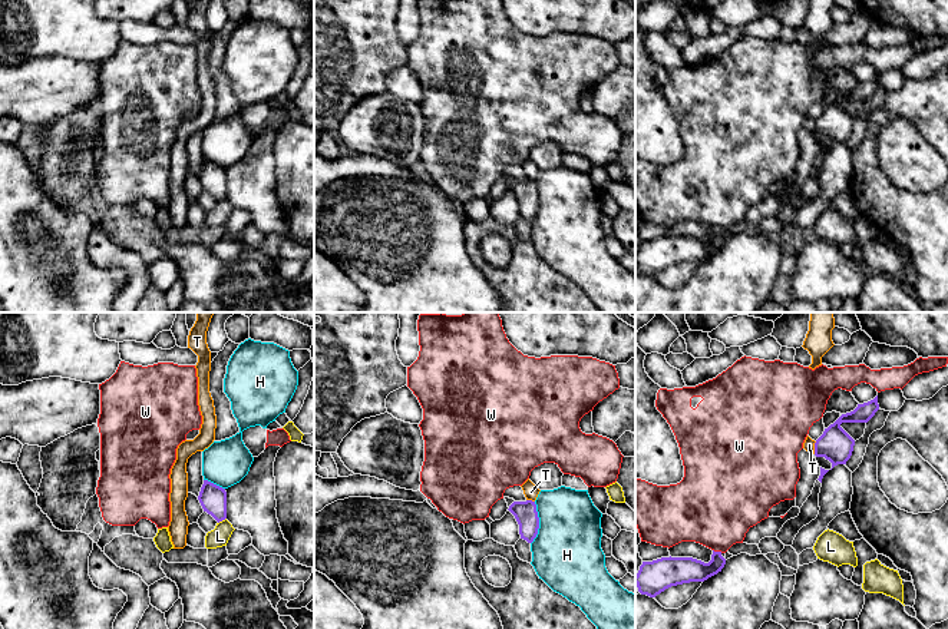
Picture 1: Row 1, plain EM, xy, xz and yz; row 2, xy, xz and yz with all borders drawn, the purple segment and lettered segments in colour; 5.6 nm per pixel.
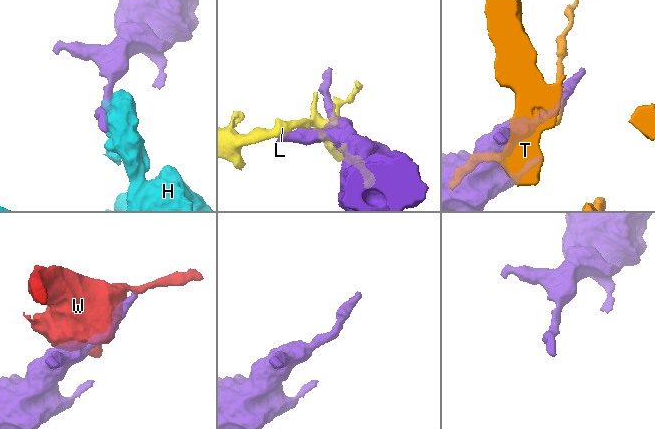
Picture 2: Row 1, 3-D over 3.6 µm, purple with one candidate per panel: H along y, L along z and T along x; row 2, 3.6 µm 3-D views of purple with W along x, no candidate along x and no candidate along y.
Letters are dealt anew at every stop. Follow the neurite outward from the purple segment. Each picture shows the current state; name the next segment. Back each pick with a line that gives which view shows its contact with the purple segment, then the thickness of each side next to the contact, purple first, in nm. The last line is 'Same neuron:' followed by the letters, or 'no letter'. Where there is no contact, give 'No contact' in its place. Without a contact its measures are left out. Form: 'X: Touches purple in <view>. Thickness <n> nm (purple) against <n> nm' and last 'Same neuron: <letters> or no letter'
Same neuron: no letter

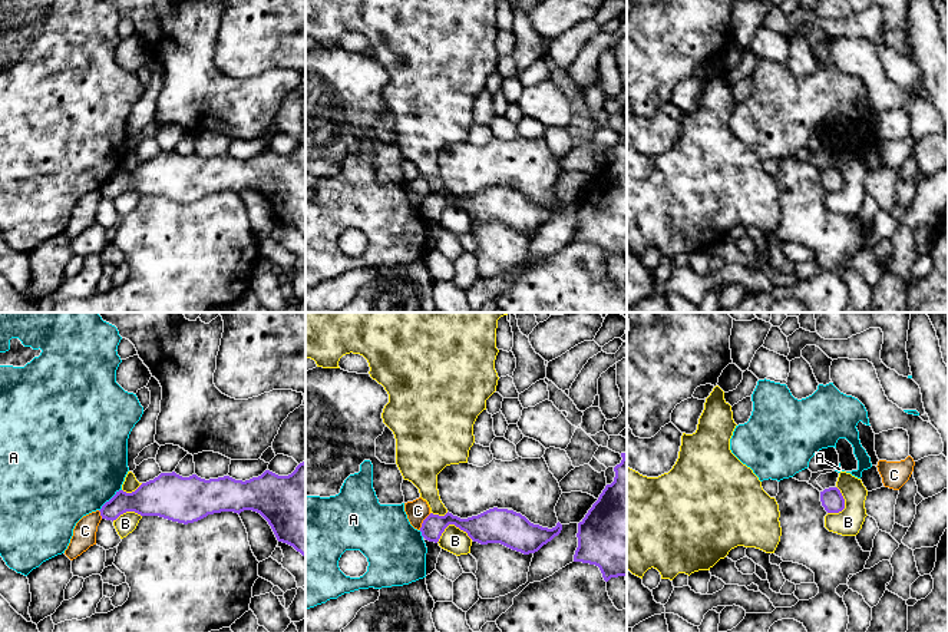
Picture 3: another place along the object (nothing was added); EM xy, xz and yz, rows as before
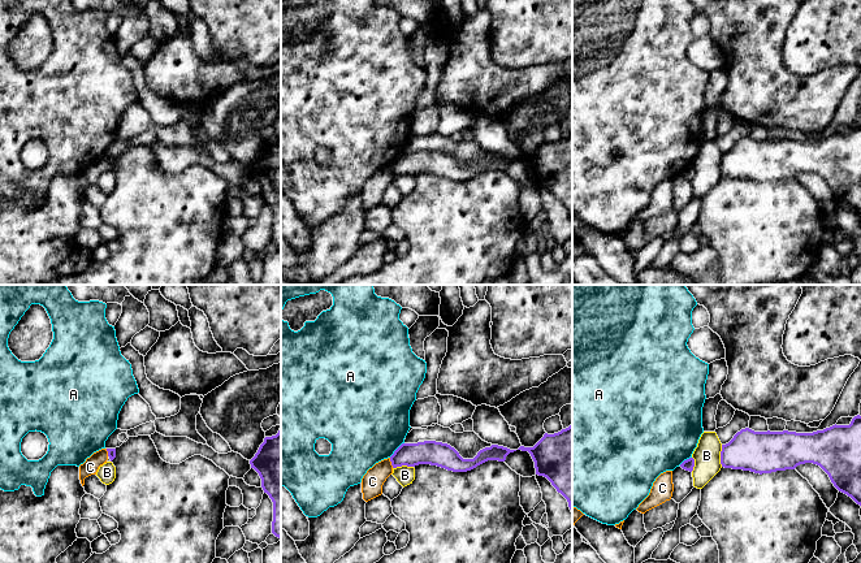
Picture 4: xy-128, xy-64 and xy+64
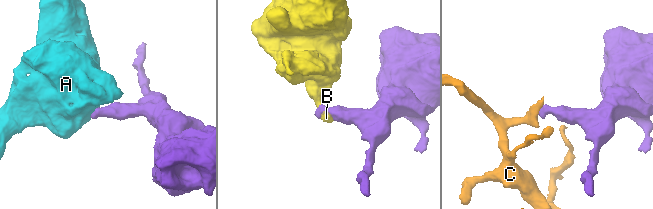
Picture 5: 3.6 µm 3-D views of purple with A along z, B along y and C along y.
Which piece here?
Same neuron: no letter

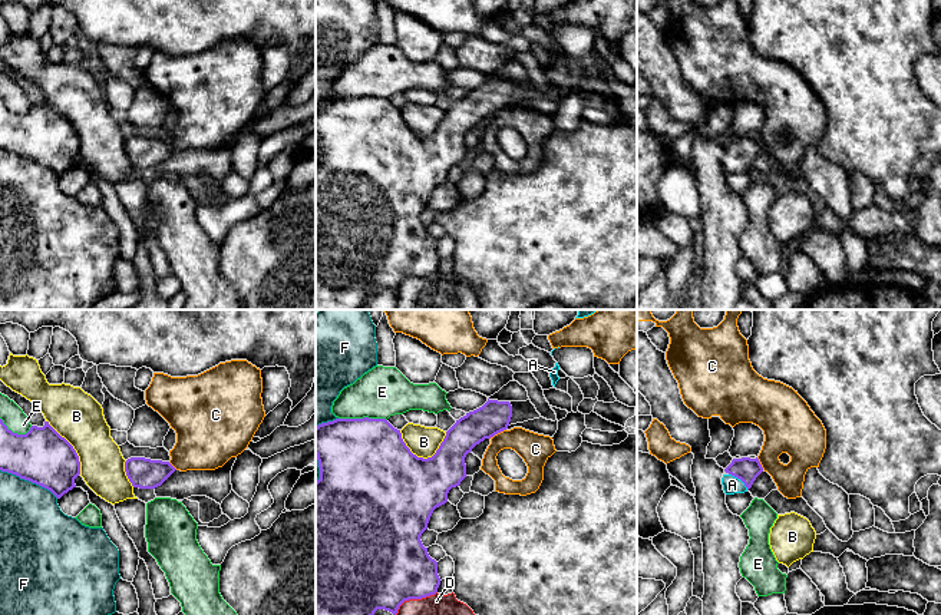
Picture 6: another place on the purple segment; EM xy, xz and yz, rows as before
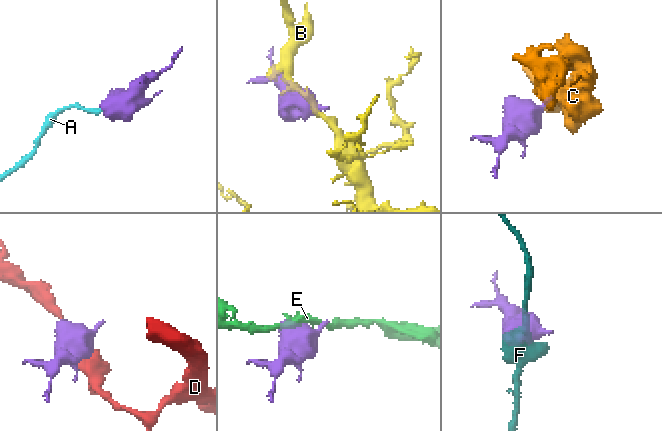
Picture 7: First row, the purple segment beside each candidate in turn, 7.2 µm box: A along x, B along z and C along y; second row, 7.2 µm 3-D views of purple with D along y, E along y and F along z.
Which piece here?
A: Touches purple in yz. Thickness 140 nm (purple) against 100 nm
Same neuron: A

